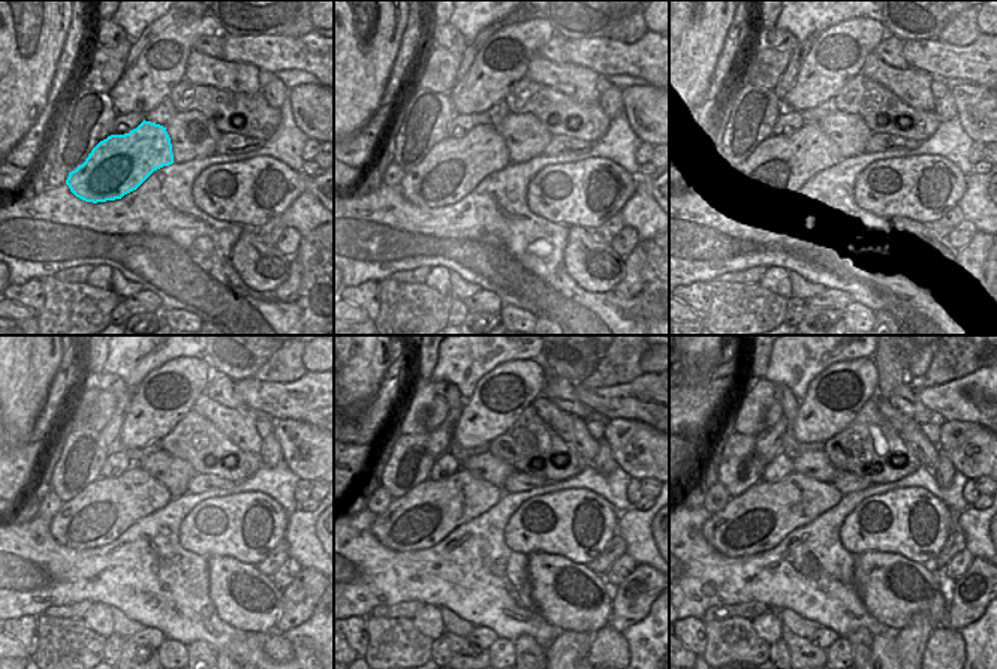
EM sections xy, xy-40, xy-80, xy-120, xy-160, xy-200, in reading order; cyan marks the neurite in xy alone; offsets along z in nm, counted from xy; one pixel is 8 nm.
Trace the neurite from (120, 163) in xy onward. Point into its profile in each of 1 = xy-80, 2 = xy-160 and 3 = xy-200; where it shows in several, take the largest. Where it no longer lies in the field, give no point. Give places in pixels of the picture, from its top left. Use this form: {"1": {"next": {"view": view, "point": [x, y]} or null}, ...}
{"1": {"next": {"view": "xy-80", "point": [782, 168]}}, "2": {"next": {"view": "xy-160", "point": [422, 518]}}, "3": {"next": {"view": "xy-200", "point": [758, 520]}}}

